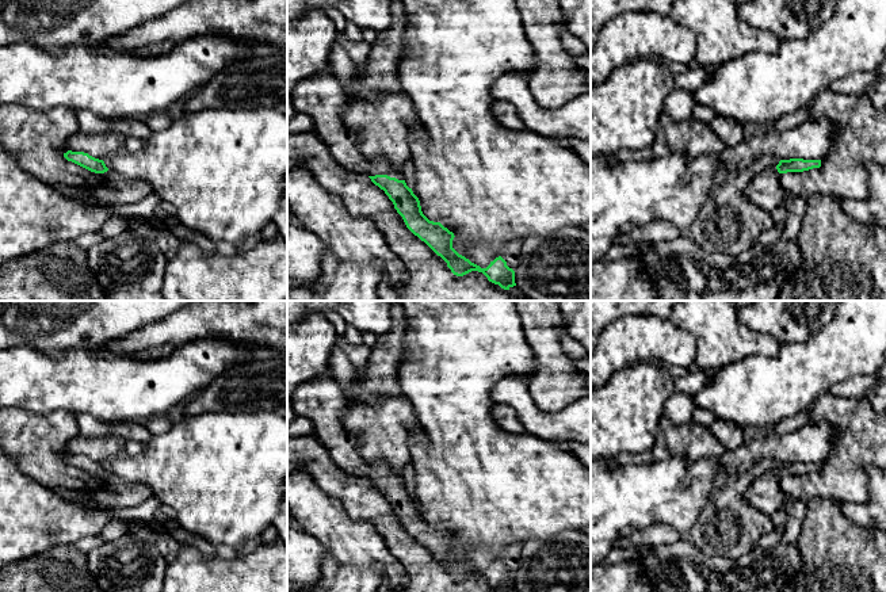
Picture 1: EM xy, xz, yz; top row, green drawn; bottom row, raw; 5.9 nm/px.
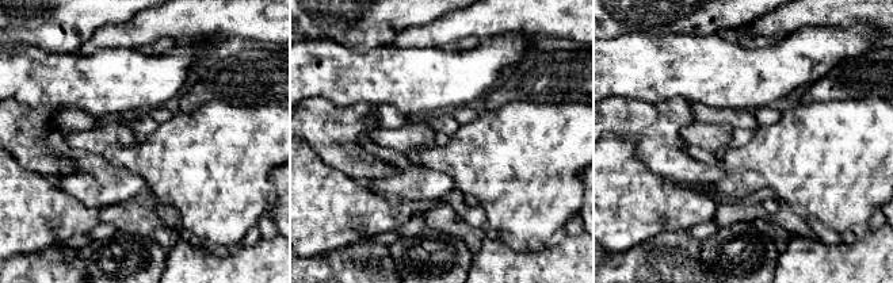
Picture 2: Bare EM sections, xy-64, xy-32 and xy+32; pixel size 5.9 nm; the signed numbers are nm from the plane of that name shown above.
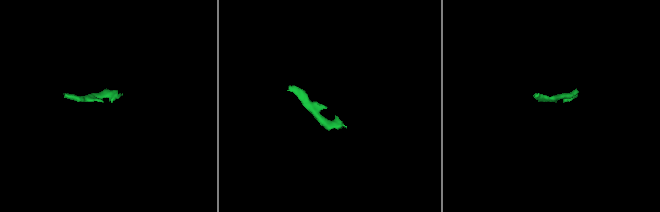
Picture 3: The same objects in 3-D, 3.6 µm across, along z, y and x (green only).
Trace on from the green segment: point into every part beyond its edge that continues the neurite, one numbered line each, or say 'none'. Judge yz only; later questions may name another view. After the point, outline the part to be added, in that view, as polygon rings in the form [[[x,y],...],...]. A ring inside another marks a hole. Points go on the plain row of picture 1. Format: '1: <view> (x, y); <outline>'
1: yz (764, 493); [[[768,470],[752,481],[744,496],[752,508],[767,516],[772,516],[784,507],[784,493],[776,470]]]

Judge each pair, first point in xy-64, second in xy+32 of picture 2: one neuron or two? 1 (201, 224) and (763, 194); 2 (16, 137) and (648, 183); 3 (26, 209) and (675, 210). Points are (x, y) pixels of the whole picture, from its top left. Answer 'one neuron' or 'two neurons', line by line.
1: two neurons
2: two neurons
3: one neuron

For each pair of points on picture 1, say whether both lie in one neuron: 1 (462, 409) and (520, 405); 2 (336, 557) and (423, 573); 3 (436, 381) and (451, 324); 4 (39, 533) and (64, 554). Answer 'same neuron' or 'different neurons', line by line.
1: different neurons
2: different neurons
3: same neuron
4: different neurons

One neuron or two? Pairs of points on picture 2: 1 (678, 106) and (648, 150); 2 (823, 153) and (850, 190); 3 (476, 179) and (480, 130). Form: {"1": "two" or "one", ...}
{"1": "one", "2": "one", "3": "one"}

